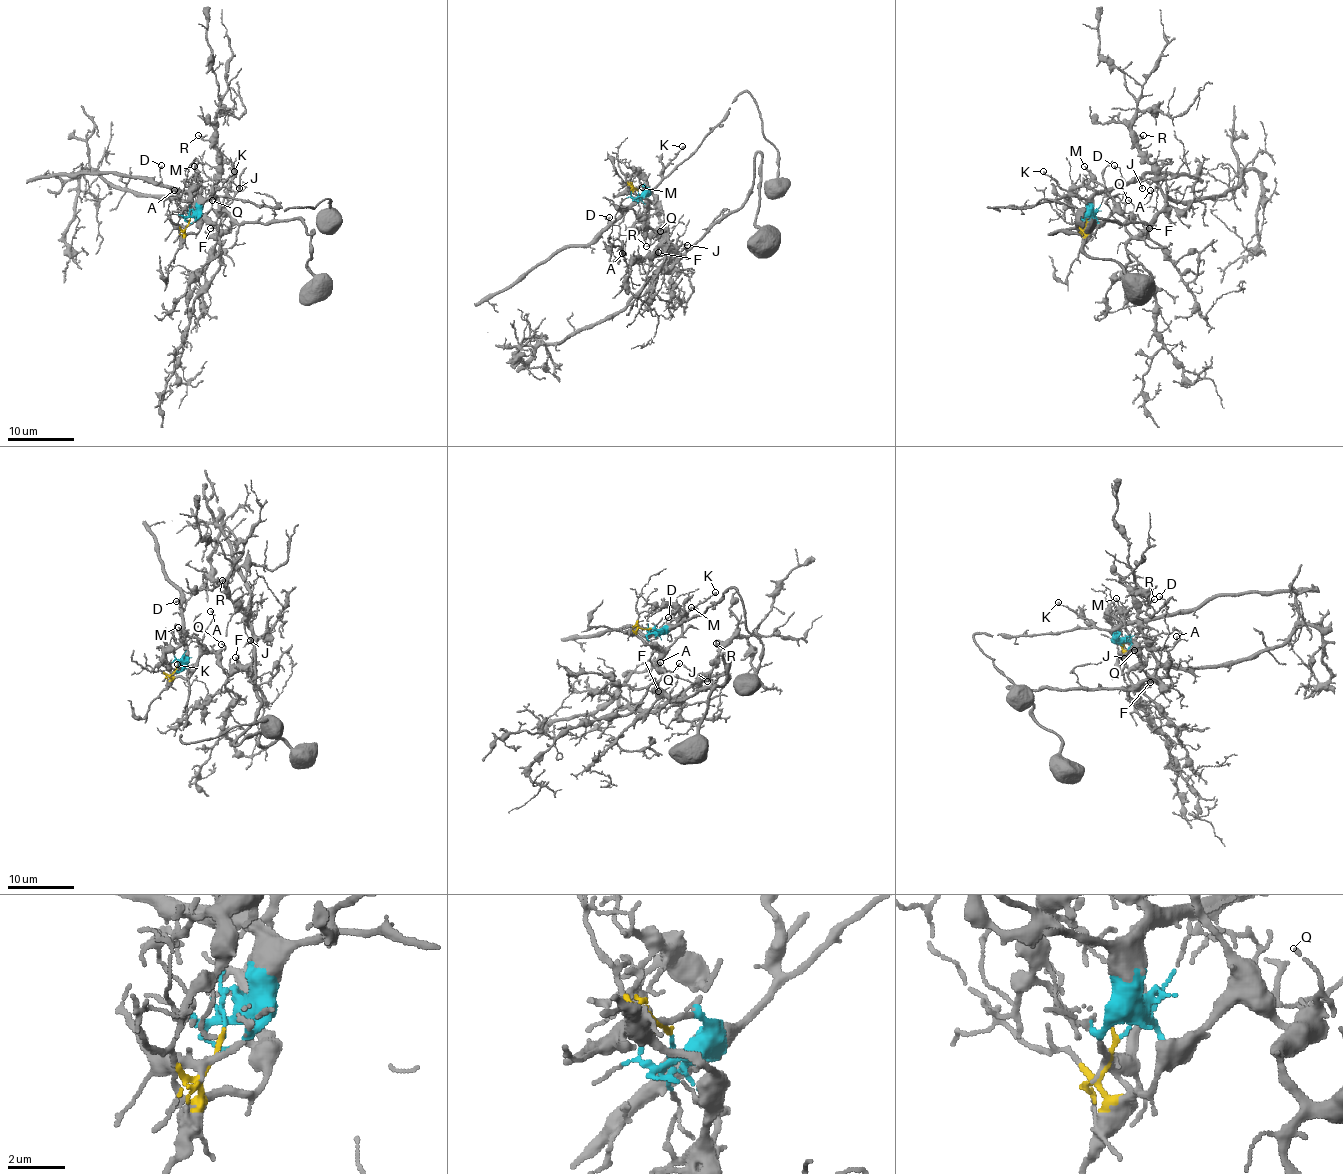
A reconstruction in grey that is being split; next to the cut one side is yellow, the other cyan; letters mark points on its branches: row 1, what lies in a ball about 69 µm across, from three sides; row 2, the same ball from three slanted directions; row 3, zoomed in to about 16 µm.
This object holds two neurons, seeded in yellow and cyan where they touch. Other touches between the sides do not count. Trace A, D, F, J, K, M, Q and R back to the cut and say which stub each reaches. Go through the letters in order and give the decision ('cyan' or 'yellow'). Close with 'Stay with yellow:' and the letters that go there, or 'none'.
A: yellow
D: cyan
F: yellow
J: yellow
K: cyan
M: yellow
Q: yellow
R: yellow
Stay with yellow: A, F, J, M, Q, R

